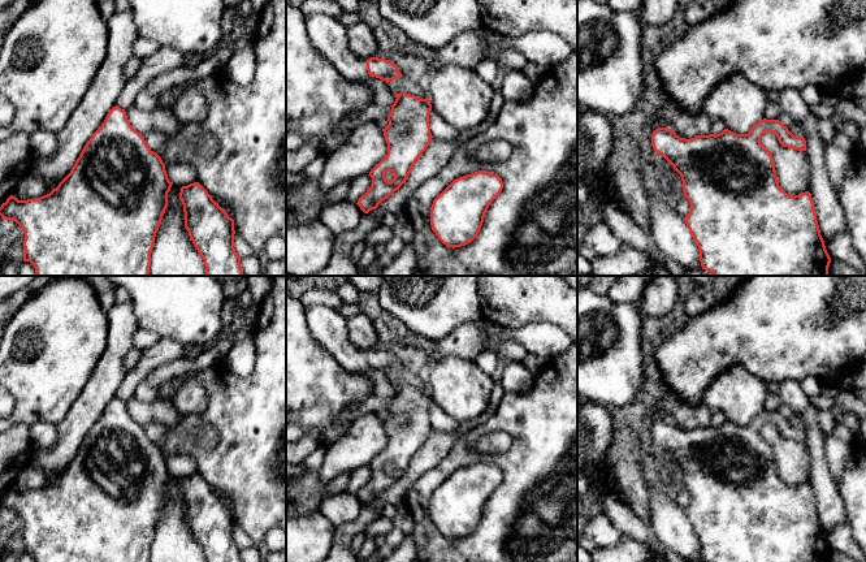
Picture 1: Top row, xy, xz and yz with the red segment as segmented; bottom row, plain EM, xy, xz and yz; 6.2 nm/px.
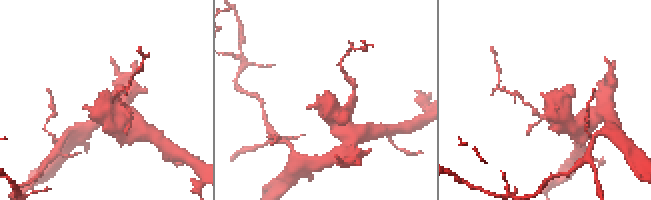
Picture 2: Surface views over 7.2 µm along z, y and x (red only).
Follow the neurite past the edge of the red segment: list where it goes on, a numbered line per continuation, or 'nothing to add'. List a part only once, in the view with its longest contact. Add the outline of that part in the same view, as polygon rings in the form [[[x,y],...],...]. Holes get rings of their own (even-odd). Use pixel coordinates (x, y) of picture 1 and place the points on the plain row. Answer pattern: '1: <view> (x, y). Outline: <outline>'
1: xz (328, 327). Outline: [[[316,304],[307,308],[306,317],[312,337],[328,350],[345,369],[361,373],[369,368],[367,351],[355,347],[350,342],[347,319],[339,311]]]

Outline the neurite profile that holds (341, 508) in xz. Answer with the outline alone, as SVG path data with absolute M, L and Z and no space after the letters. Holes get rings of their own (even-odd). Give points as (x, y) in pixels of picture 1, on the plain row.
M347 490L330 494L320 503L321 514L334 526L355 520L364 503L356 494Z

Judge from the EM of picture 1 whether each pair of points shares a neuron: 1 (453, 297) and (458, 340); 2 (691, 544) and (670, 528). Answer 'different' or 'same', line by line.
1: different
2: same

